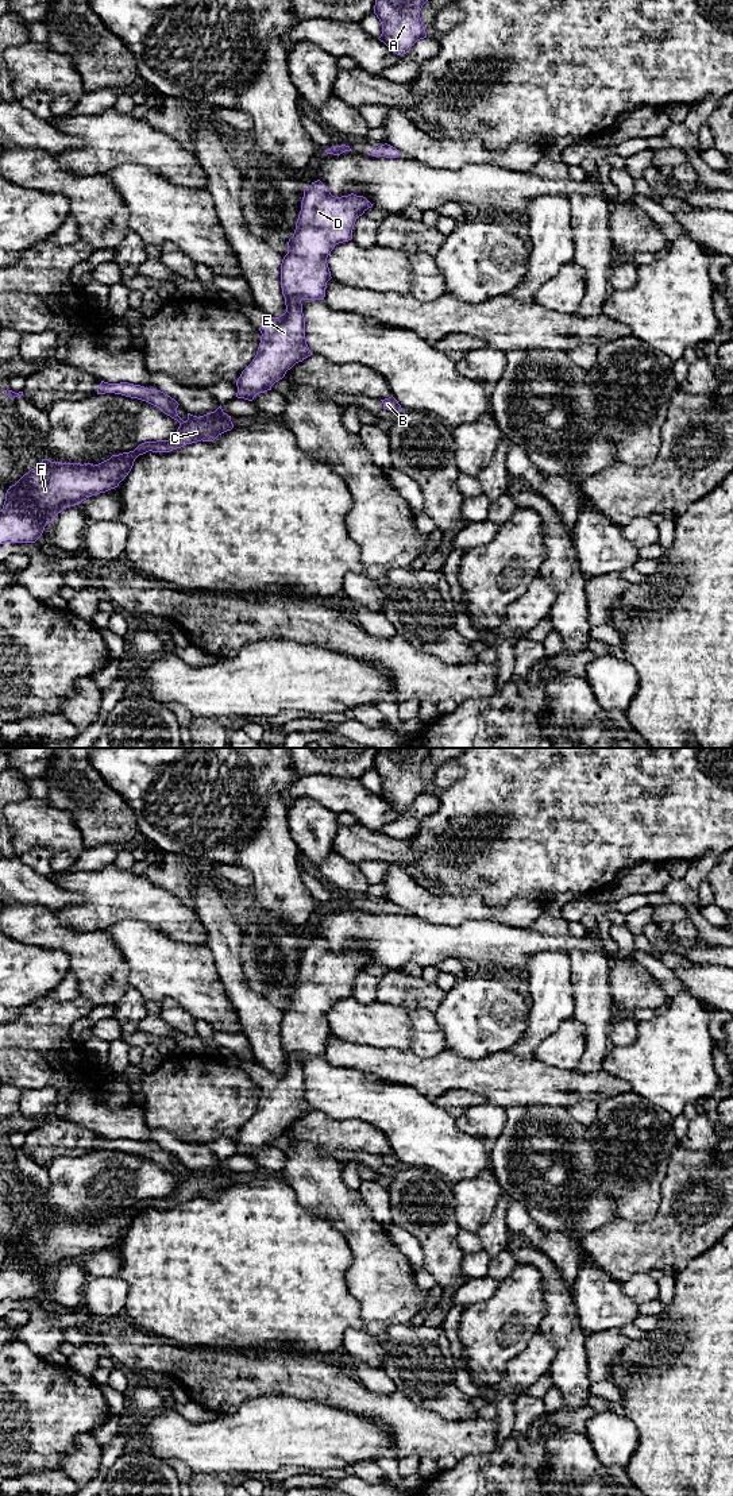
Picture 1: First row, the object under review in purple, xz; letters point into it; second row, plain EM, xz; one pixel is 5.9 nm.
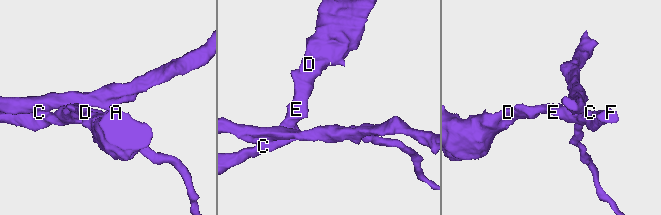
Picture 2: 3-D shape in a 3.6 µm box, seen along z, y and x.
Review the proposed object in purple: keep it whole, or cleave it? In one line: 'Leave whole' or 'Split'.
Split

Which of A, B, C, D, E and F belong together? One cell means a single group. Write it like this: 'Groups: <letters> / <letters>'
Groups: A C D E F / B

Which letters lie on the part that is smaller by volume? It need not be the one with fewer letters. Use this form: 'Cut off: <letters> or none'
Cut off: B

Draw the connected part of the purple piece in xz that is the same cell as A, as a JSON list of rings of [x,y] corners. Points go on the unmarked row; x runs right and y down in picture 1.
[[[378,748],[374,770],[382,780],[378,794],[397,811],[406,810],[420,795],[427,794],[420,767],[431,748]]]

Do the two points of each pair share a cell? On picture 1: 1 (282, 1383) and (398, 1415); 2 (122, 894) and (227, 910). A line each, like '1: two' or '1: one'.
1: one
2: two

